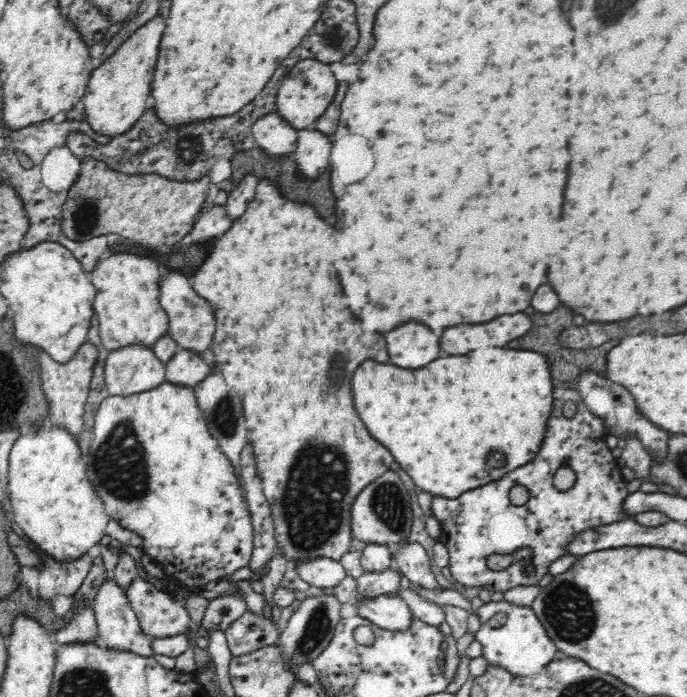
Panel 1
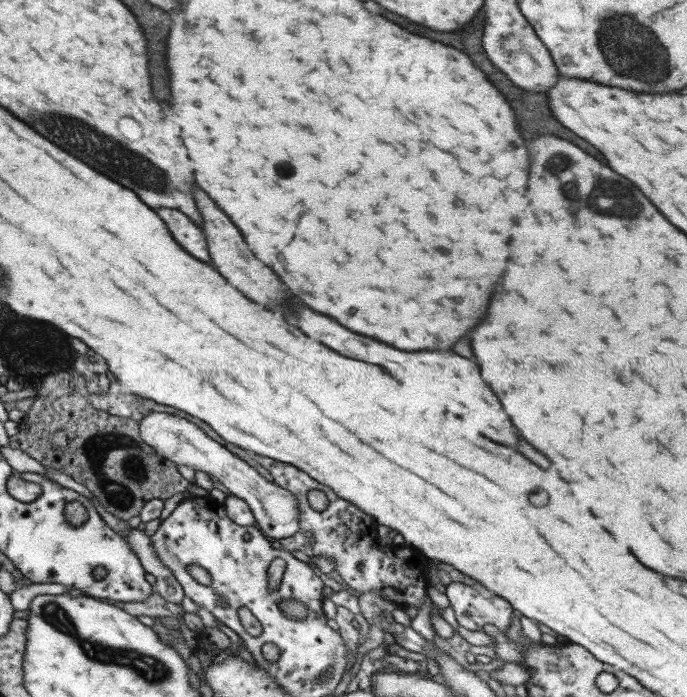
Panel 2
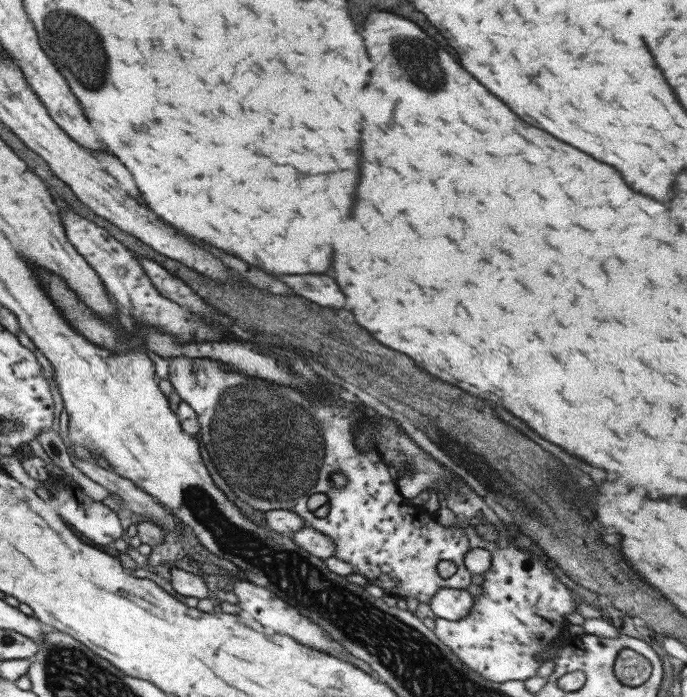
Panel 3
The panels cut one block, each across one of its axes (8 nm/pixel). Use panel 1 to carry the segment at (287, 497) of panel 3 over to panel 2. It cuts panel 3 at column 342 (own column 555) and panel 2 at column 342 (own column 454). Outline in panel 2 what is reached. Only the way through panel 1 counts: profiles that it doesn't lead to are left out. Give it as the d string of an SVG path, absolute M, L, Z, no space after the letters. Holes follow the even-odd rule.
M273 462L271 468L267 468L267 472L271 474L271 482L283 490L287 490L289 494L293 494L299 500L299 528L301 532L309 530L313 534L311 538L311 550L313 550L313 558L323 556L323 558L331 558L335 564L335 572L341 576L341 580L357 590L359 594L365 592L373 592L379 594L383 600L397 604L399 608L405 606L415 606L421 608L427 596L427 576L425 576L425 564L427 558L401 544L401 546L393 546L389 542L379 542L377 540L377 522L373 520L373 516L367 516L361 508L353 506L349 500L339 498L337 494L333 494L327 486L315 482L311 476L307 476L305 472L301 472L299 468L293 468L289 464L281 464L281 462ZM309 490L319 490L327 496L327 508L321 512L315 512L309 508L307 504L307 492Z

